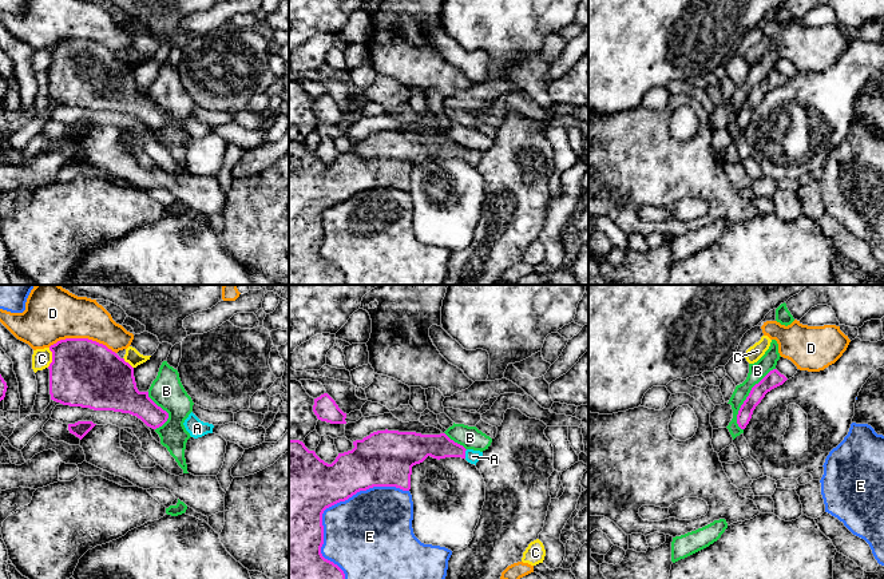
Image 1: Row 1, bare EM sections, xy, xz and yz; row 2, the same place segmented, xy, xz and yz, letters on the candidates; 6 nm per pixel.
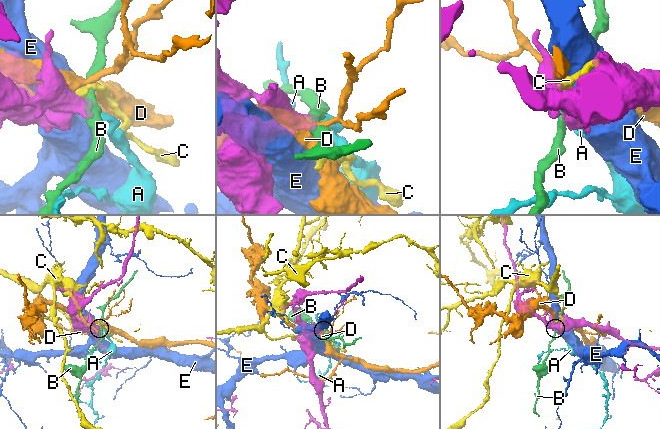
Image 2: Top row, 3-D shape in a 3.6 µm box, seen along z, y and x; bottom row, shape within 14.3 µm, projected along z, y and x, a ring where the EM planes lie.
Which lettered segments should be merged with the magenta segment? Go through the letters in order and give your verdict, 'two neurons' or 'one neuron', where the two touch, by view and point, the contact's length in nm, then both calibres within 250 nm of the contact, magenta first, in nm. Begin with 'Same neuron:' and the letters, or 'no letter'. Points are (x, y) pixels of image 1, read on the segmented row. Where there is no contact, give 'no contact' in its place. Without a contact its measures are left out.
Same neuron: A
A: one neuron; contact xz (464, 453); length 60 nm; calibres 140 and 80 nm
B: two neurons; contact yz (746, 397); length 420 nm; calibres 100 and 110 nm
C: two neurons; contact xy (52, 357); length 120 nm; calibres 400 and 120 nm
D: two neurons; contact xy (82, 338); length 400 nm; calibres 400 and 320 nm
E: two neurons; contact xz (330, 506); length 650 nm; calibres 460 and 460 nm

